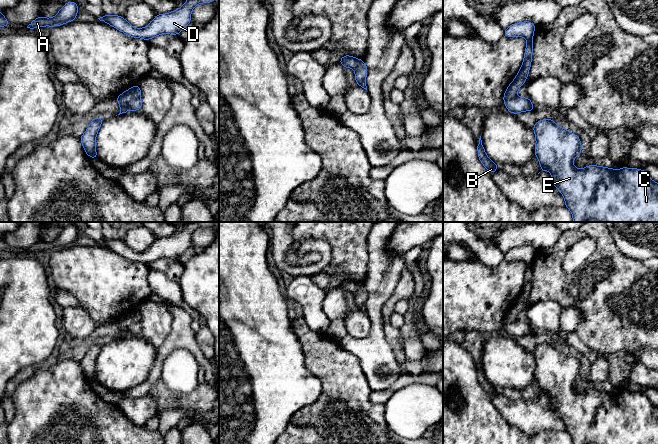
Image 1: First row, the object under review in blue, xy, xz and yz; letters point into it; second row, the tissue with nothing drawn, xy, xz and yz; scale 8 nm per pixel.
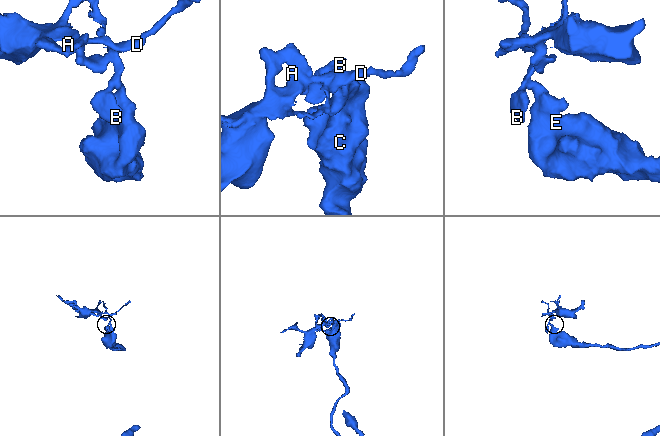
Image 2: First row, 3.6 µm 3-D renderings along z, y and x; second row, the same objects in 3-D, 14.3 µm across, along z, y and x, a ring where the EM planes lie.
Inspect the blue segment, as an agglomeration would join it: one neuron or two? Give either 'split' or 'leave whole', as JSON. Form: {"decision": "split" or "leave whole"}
{"decision": "split"}

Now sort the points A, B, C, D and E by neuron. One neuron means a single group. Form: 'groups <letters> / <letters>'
groups A B D / C E

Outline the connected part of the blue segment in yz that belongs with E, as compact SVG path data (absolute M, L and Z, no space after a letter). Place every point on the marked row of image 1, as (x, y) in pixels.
M553 119L539 120L532 129L540 172L551 172L551 181L564 197L573 222L658 222L658 183L646 171L626 167L616 171L612 167L596 165L577 169L573 160L582 152L577 135L559 127Z

